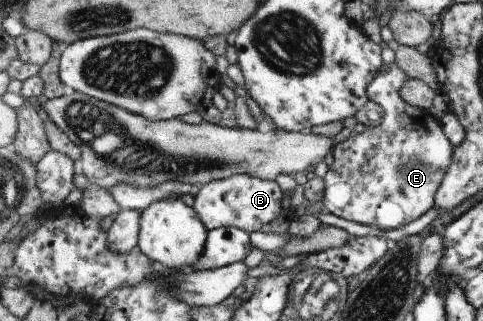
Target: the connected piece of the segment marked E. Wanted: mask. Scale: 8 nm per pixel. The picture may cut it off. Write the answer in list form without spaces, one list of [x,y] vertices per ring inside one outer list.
[[[391,62],[380,69],[368,86],[369,99],[382,105],[385,118],[377,128],[366,128],[361,134],[353,135],[335,145],[332,151],[333,162],[324,176],[323,202],[326,212],[362,225],[390,230],[416,221],[435,207],[436,194],[452,165],[455,147],[446,137],[439,119],[428,112],[428,109],[410,105],[403,98],[401,91],[409,79],[409,75],[396,62]]]

